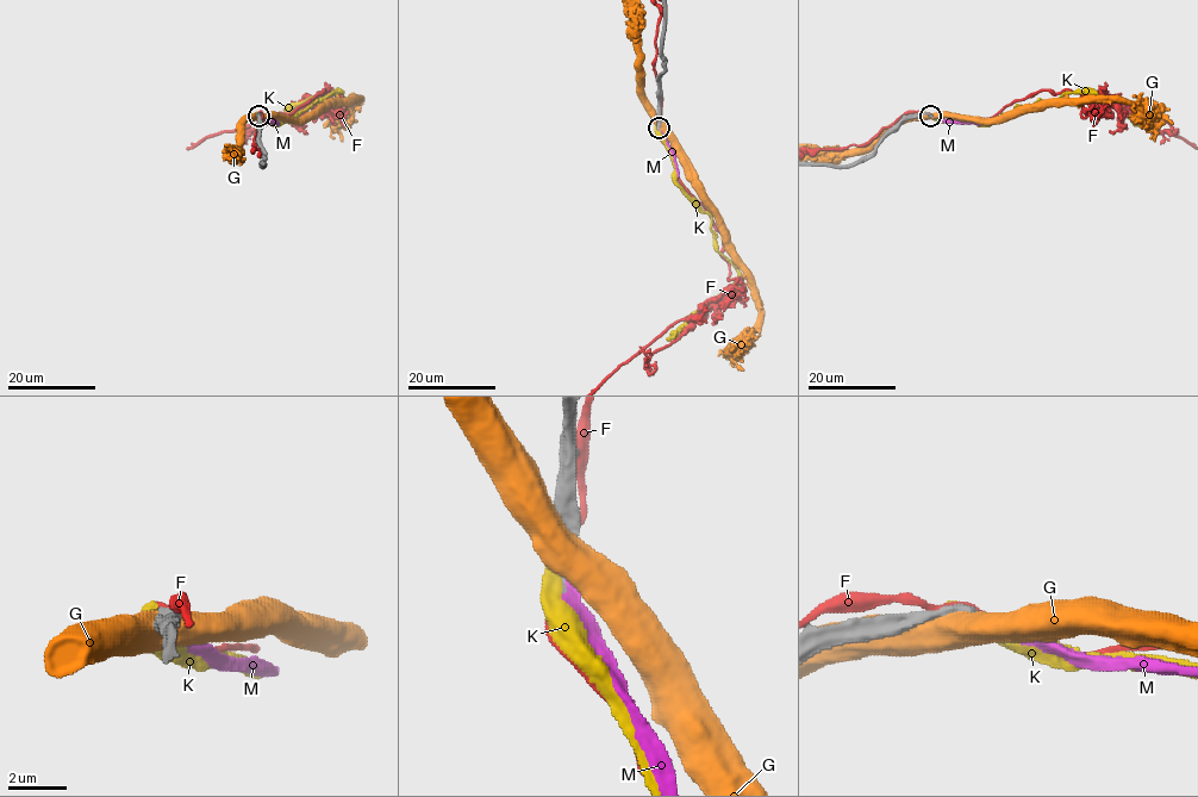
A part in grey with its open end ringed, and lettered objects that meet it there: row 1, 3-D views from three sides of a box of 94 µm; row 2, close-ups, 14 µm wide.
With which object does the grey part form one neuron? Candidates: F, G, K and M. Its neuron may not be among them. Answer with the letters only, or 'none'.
M

